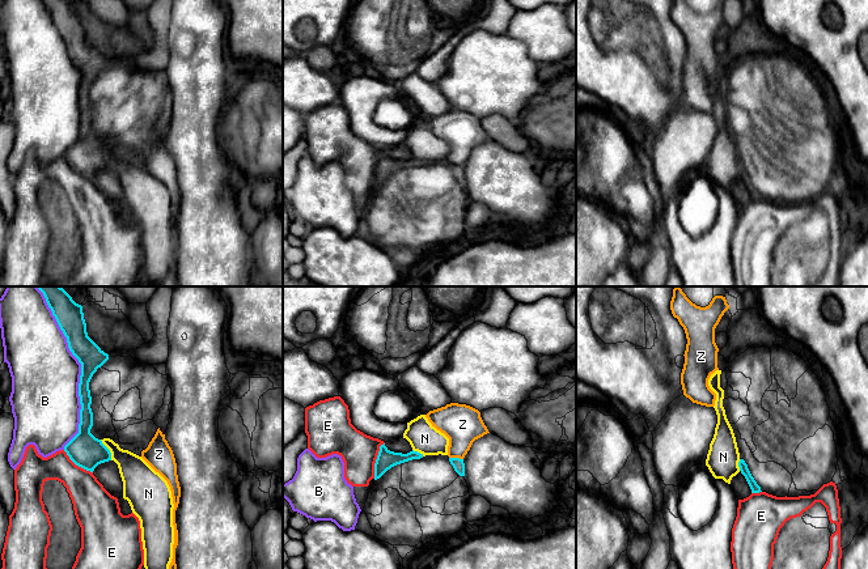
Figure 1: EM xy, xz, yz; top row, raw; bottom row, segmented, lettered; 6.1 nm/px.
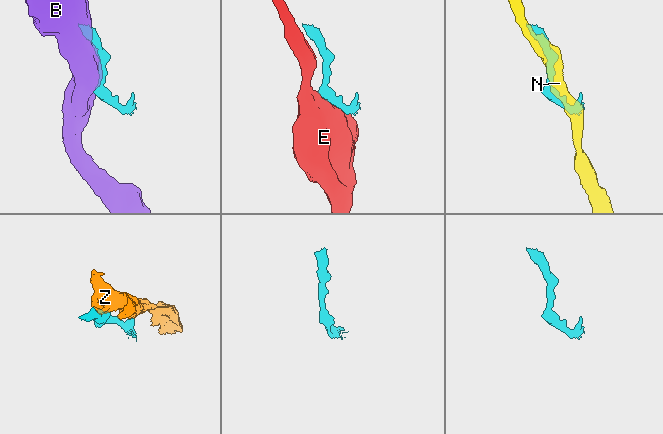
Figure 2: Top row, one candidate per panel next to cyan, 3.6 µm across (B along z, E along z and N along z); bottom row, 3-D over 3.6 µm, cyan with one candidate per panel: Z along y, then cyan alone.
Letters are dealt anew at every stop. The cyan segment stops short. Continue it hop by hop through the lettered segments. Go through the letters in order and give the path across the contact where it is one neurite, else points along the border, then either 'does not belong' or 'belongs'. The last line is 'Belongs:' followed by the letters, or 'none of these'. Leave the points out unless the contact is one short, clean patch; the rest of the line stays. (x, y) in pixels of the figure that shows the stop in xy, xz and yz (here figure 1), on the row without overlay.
B: does not belong
E: does not belong
N: does not belong
Z: border xz (449, 164), (462, 166); does not belong
Belongs: none of these

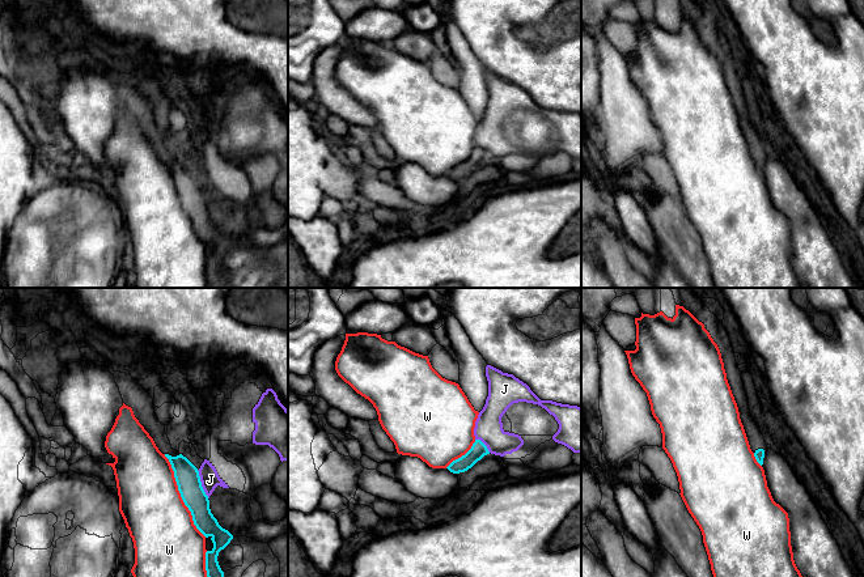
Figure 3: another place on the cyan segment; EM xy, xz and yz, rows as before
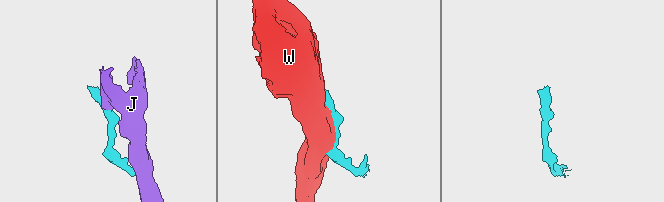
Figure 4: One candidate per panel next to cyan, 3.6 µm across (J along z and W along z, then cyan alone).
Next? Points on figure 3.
J: border xy (197, 177), (200, 192), (208, 204); does not belong
W: does not belong
Belongs: none of these

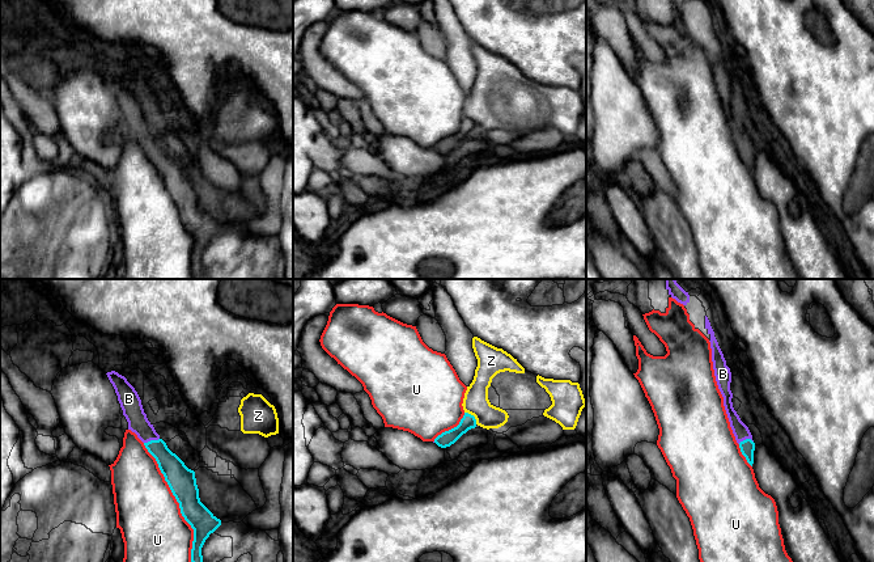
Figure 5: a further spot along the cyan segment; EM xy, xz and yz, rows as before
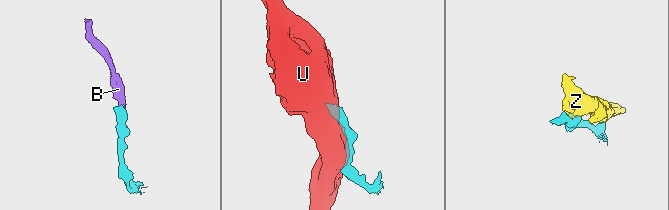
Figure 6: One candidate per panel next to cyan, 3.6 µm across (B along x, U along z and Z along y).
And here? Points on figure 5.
B: way xy (174, 177), (151, 147), (138, 129), (131, 112); belongs
U: does not belong
Z: border xz (465, 118), (470, 119), (476, 130); does not belong
Belongs: B

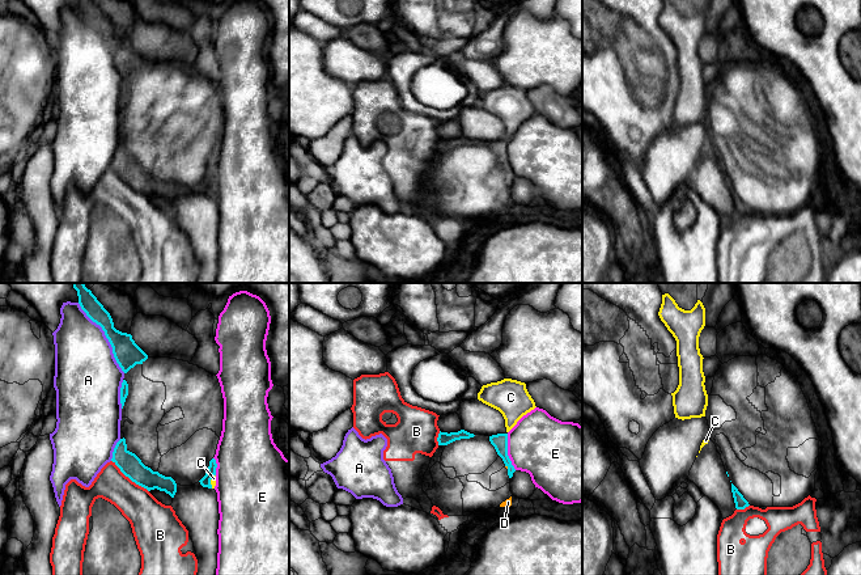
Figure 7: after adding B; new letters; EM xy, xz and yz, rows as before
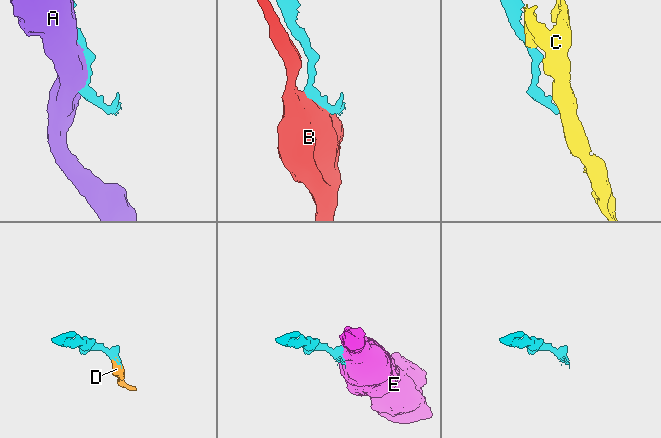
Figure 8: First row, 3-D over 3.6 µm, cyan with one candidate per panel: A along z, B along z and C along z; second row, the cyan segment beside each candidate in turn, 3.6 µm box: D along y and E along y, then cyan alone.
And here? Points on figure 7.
A: does not belong
B: does not belong
C: border xy (215, 181), (211, 186), (211, 194); does not belong
D: way xz (500, 148), (507, 172), (505, 173); belongs
E: does not belong
Belongs: D

